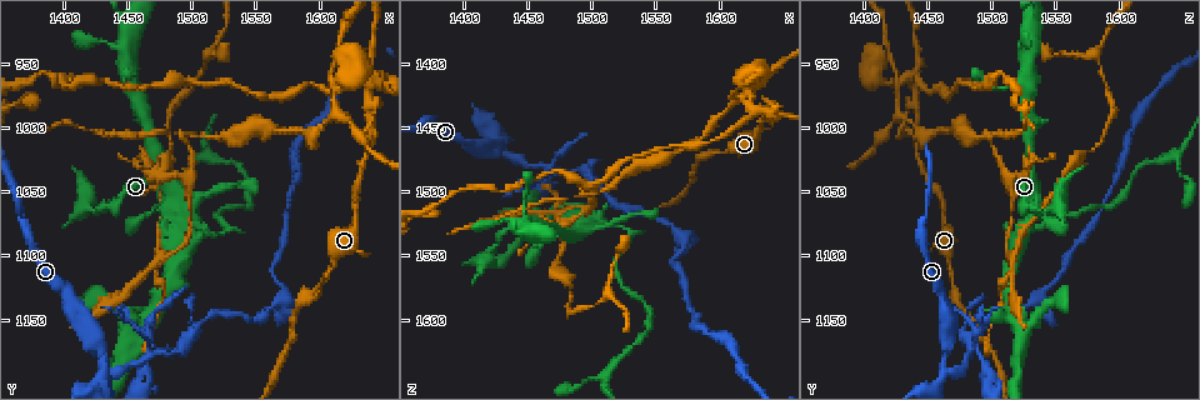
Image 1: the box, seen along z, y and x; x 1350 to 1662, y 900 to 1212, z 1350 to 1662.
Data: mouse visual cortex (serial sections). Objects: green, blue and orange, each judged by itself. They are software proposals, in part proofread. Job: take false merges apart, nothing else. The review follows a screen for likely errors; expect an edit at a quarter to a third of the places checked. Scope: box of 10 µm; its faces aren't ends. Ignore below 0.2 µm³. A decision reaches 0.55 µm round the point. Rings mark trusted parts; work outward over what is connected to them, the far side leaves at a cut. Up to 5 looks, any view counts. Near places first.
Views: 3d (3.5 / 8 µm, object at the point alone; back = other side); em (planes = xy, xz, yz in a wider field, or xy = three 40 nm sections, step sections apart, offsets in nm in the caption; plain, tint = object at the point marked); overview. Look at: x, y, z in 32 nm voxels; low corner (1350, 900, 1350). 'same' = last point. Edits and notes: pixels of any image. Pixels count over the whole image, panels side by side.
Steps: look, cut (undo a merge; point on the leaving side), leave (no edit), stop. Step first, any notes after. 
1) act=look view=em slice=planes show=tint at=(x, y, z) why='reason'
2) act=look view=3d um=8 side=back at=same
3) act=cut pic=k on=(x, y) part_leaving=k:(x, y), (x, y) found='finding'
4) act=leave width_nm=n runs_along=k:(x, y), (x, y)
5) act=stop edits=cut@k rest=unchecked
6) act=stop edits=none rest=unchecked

act=look view=3d um=3.5 at=(1496, 1086, 1524) why='three arms meet'

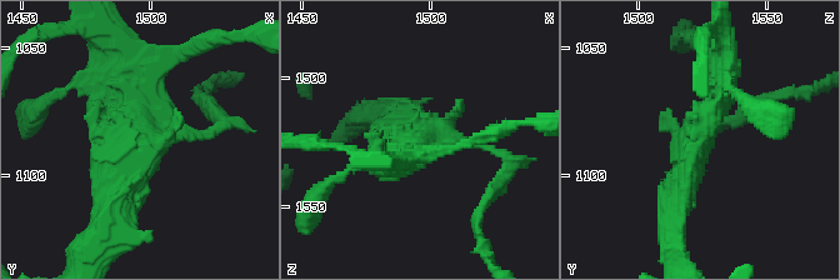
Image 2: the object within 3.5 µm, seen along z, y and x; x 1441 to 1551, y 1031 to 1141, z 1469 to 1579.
act=look view=em slice=xy step=1 show=plain at=(1496, 1083, 1523)

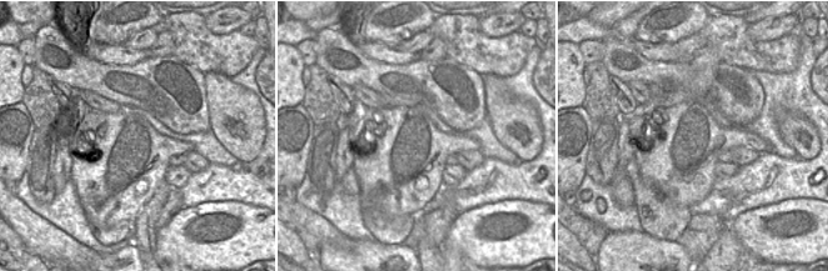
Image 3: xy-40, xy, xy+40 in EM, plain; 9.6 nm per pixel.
act=look view=em slice=xy step=1 show=tint at=same why='with the object marked'

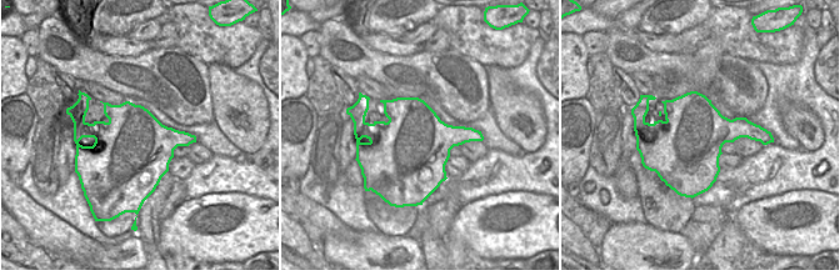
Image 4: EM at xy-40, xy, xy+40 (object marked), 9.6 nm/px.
act=leave runs_along=2:(726, 61), (675, 206) found='one cell here'

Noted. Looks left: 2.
act=look view=3d um=3.5 at=(1638, 1014, 1442) why='narrows sharply'

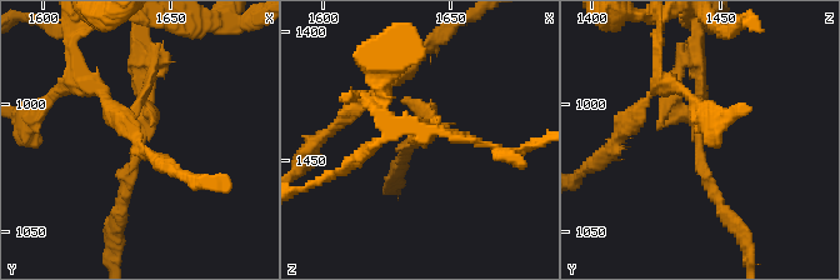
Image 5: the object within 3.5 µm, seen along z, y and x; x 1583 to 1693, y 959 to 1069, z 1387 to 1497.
act=look view=em slice=planes show=tint at=same

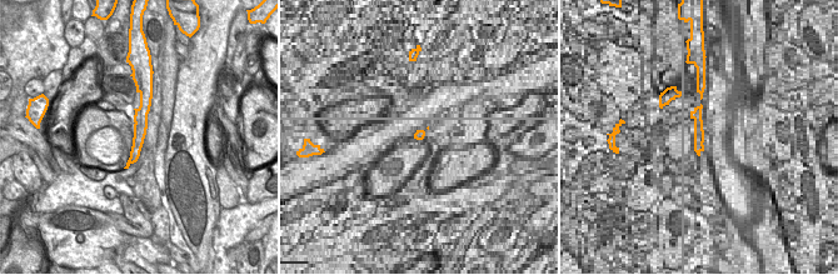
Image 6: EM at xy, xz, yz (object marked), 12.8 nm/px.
act=leave found='one cell here'

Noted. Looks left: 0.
act=stop edits=none rest=unchecked

